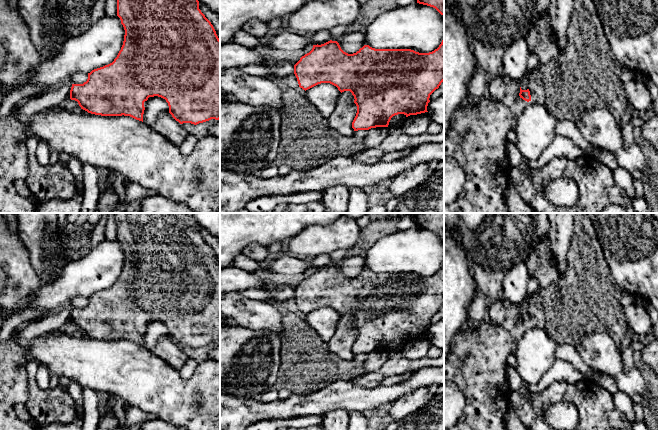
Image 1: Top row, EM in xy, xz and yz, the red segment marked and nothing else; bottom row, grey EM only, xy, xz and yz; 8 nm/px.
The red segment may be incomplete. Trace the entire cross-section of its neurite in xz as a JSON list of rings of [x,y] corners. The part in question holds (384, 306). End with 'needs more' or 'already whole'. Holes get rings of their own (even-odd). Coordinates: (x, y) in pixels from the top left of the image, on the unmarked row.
[[[444,263],[437,273],[429,277],[419,277],[411,273],[375,273],[364,269],[353,278],[344,276],[337,265],[330,264],[321,269],[313,269],[312,274],[294,289],[294,298],[299,311],[305,315],[321,307],[330,307],[341,317],[350,315],[357,330],[357,337],[352,346],[354,355],[388,351],[395,339],[404,338],[408,341],[428,336],[430,319],[444,305]]]; already whole

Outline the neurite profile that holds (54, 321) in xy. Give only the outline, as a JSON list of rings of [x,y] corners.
[[[71,305],[49,311],[43,318],[29,322],[17,329],[13,338],[25,345],[37,337],[59,332],[70,322],[71,311]]]

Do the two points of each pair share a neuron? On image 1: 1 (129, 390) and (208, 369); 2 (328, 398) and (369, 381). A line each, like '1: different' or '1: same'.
1: same
2: different

